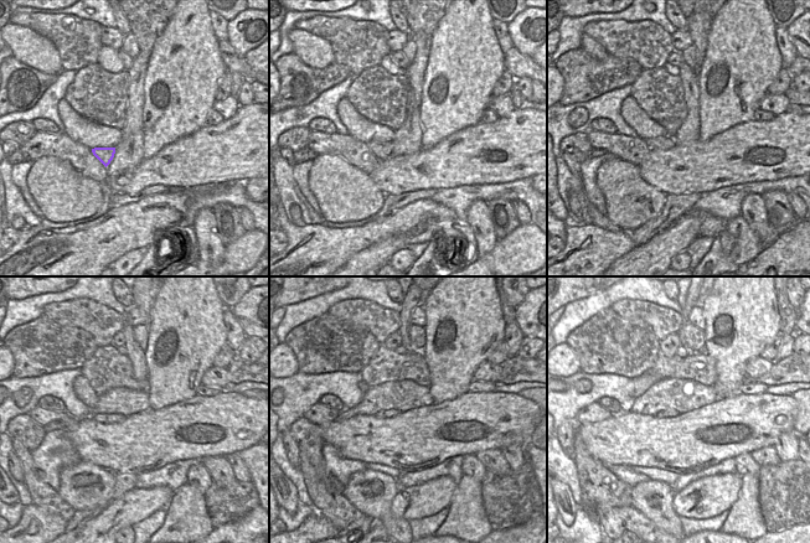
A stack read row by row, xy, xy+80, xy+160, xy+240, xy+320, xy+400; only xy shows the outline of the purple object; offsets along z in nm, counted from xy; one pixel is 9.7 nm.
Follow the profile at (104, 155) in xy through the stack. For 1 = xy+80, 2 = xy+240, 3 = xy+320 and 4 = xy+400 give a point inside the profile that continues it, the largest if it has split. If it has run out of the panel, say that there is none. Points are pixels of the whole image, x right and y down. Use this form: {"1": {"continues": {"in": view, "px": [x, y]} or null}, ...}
{"1": {"continues": {"in": "xy+80", "px": [381, 150]}}, "2": {"continues": {"in": "xy+240", "px": [102, 418]}}, "3": {"continues": {"in": "xy+320", "px": [383, 414]}}, "4": {"continues": {"in": "xy+400", "px": [670, 412]}}}

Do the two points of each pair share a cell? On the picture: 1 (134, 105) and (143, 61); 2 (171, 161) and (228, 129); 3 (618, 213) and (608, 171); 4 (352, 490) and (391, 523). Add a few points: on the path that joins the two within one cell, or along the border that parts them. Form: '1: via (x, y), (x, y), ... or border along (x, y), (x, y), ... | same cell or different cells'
1: via (135, 94), (137, 72) | same cell
2: via (185, 161), (197, 160), (215, 143) | same cell
3: via (618, 203), (618, 185), (615, 181) | same cell
4: via (362, 496), (381, 513) | same cell

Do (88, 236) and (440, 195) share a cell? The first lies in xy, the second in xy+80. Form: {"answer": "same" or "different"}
{"answer": "different"}

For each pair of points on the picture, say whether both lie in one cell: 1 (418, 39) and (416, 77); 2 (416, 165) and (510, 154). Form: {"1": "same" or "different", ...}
{"1": "same", "2": "same"}

